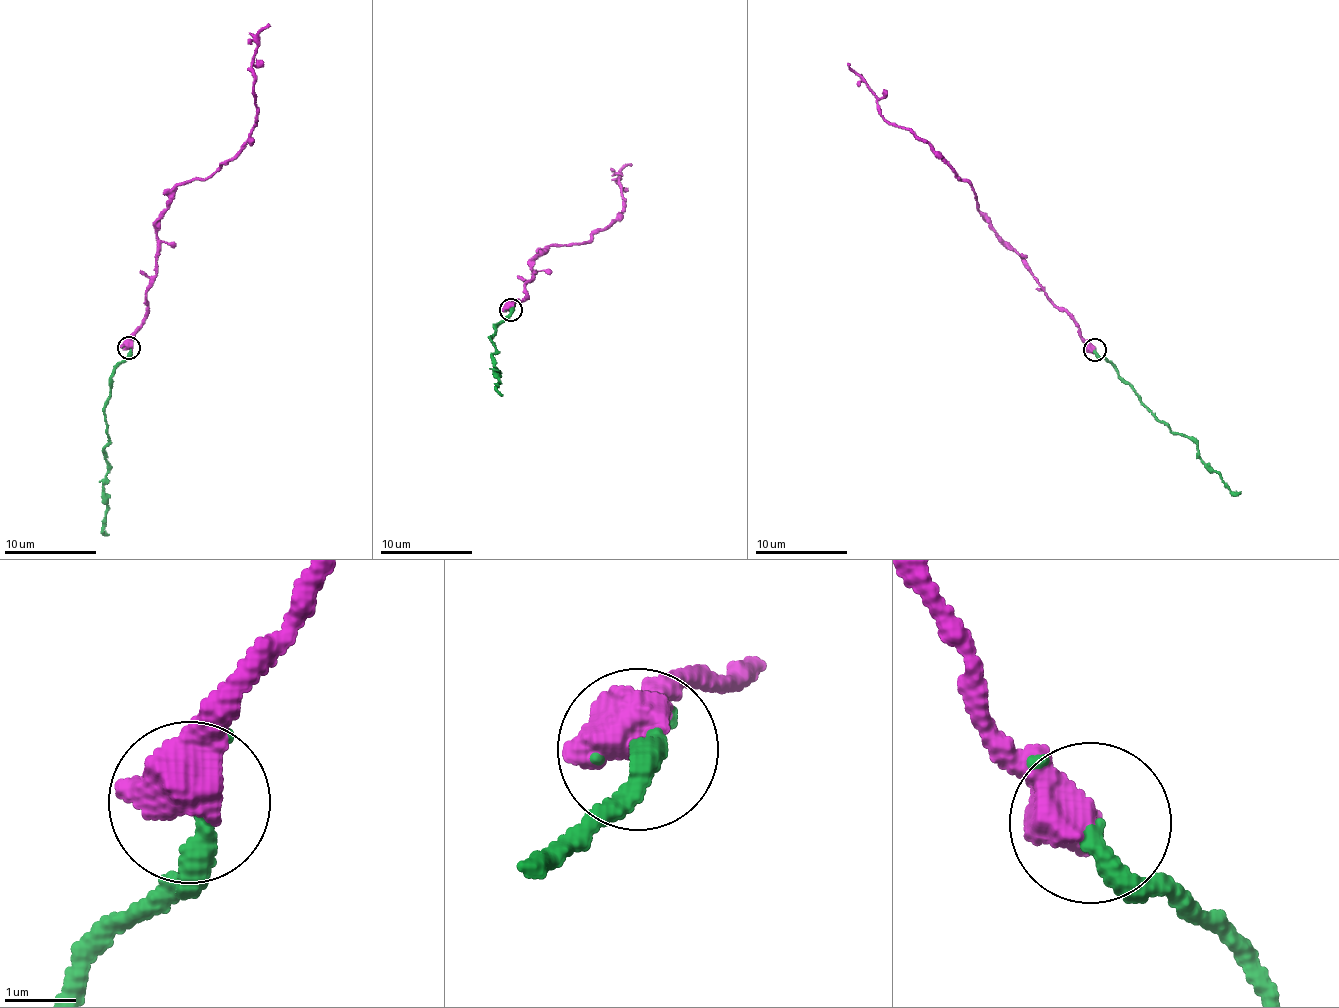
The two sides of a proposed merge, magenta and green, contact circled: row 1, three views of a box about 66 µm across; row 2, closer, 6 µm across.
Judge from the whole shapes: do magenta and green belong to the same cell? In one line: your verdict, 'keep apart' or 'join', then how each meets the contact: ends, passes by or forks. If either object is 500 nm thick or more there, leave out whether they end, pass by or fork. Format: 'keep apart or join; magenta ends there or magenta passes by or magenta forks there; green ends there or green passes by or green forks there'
join

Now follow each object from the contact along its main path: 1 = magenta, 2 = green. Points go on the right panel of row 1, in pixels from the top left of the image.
1: (1094, 348), (1025, 261), (1002, 241), (978, 207), (974, 191), (936, 153), (881, 114), (874, 93), (849, 65)
2: (1096, 348), (1141, 405), (1174, 433), (1190, 439), (1197, 445), (1197, 454), (1234, 492), (1241, 492)

